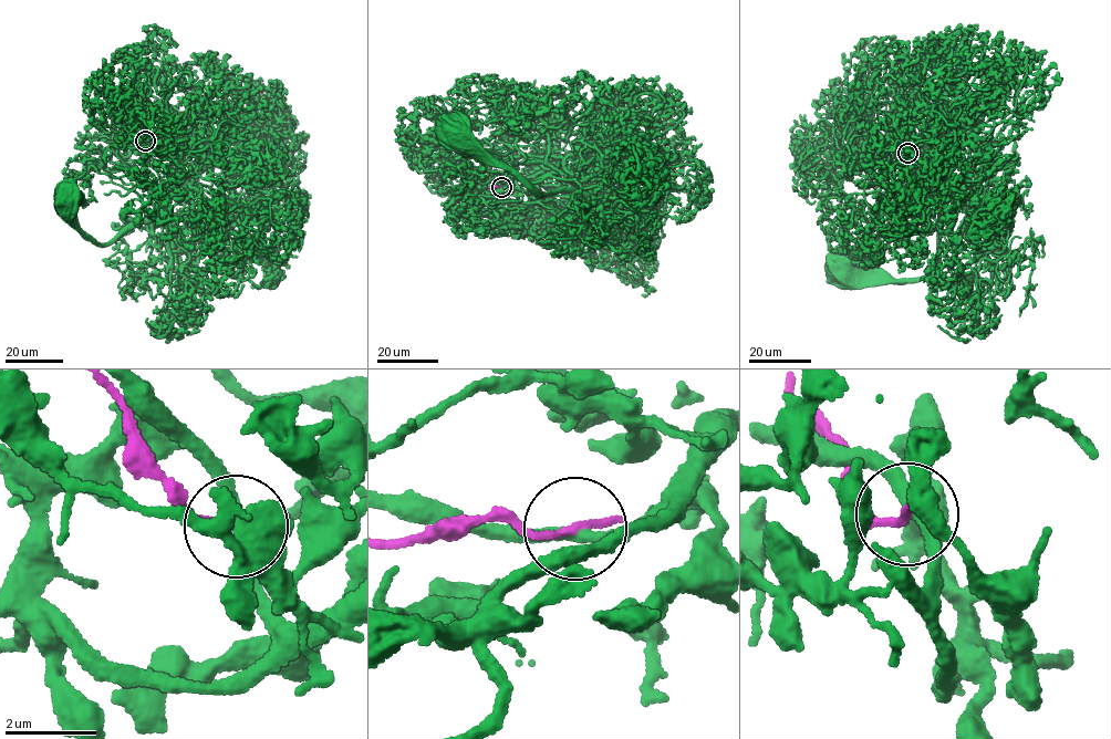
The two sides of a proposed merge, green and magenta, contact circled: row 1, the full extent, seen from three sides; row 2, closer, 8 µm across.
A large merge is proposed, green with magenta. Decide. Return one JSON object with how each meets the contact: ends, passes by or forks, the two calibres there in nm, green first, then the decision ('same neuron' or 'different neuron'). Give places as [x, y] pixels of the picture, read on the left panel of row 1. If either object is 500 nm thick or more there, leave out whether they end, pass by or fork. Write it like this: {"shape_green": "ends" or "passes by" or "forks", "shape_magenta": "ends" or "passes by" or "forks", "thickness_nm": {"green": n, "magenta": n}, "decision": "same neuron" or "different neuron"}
{"shape_green": "passes by", "shape_magenta": "ends", "thickness_nm": {"green": 260, "magenta": 190}, "decision": "different neuron"}

